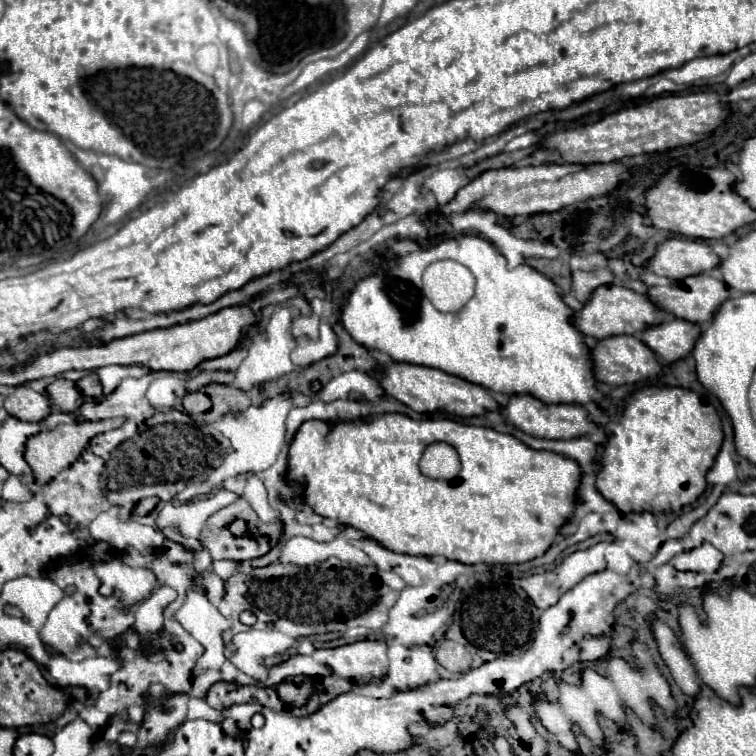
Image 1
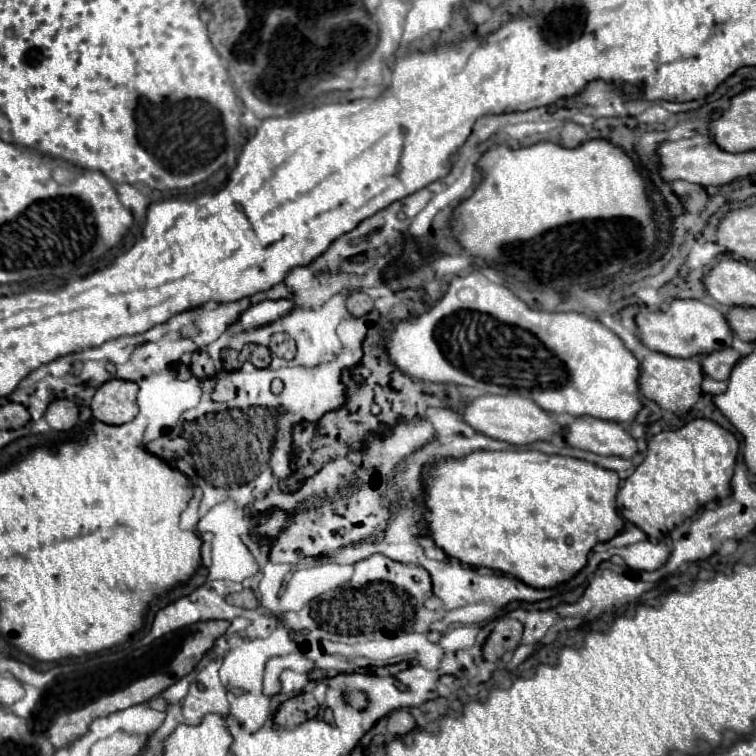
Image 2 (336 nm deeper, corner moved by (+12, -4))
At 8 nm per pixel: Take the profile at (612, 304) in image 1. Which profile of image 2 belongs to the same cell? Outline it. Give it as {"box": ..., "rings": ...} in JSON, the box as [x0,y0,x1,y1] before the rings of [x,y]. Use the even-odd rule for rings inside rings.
{"box":[636,299,732,357],"rings":[[[674,299],[666,311],[650,311],[636,315],[636,327],[642,345],[670,357],[694,357],[730,345],[732,331],[720,311],[696,299]]]}

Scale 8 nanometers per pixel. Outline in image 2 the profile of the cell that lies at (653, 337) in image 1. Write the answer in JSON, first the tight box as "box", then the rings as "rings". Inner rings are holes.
{"box":[702,347,740,381],"rings":[[[724,347],[724,349],[716,349],[708,355],[702,355],[702,373],[710,379],[720,379],[726,381],[734,363],[740,359],[740,353],[734,351],[732,347]]]}

